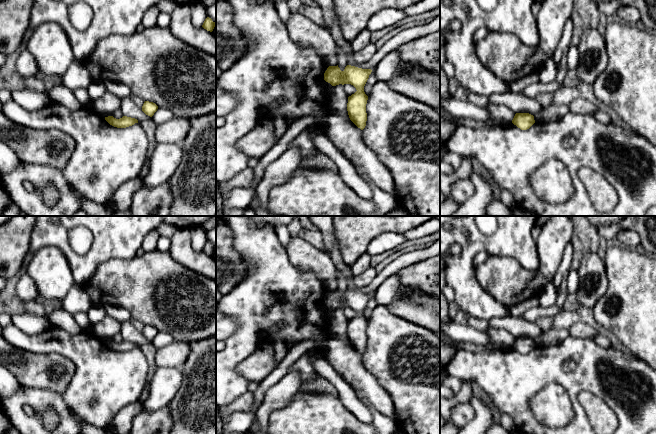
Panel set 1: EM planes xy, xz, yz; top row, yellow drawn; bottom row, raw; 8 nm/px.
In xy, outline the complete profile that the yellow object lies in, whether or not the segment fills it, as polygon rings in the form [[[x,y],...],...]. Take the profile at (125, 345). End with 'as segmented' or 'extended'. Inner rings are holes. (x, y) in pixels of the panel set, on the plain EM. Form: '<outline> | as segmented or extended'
[[[113,340],[105,341],[105,344],[112,350],[117,352],[126,352],[129,350],[134,349],[135,347],[138,347],[138,344],[135,342],[123,340],[120,343],[116,343]]] | as segmented

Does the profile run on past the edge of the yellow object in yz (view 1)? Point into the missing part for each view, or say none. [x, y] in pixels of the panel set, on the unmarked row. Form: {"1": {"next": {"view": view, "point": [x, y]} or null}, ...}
{"1": {"next": null}}

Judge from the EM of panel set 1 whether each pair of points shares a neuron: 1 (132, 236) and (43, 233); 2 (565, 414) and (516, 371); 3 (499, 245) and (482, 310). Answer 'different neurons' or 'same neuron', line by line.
1: same neuron
2: different neurons
3: same neuron

